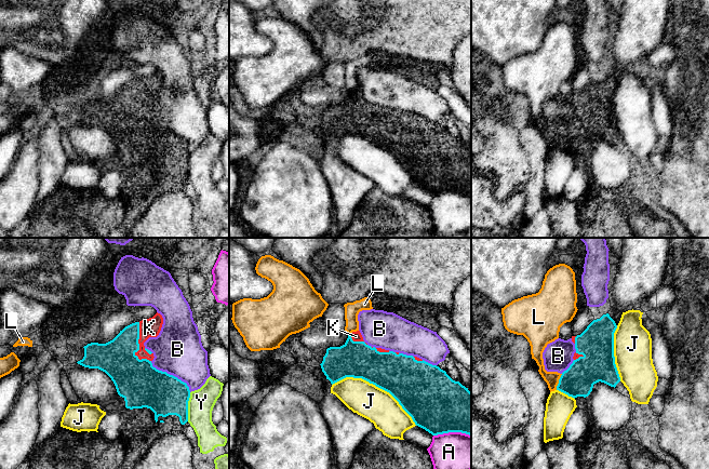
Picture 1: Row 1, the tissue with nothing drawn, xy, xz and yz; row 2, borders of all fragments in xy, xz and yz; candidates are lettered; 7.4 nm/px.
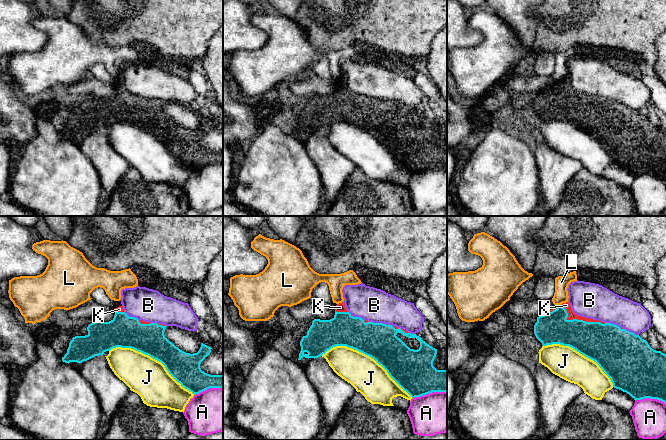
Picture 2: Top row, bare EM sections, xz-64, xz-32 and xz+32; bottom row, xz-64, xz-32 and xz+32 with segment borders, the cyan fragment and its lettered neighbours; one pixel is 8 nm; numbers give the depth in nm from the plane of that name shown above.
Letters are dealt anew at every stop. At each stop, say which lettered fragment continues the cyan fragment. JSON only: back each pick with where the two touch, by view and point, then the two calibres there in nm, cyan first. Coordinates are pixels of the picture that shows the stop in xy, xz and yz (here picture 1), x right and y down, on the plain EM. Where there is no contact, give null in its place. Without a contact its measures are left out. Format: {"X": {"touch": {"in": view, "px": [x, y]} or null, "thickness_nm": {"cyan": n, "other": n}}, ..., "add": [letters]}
{"K": {"touch": {"in": "xy", "px": [138, 104]}, "thickness_nm": {"cyan": 320, "other": 140}}, "add": ["K"]}

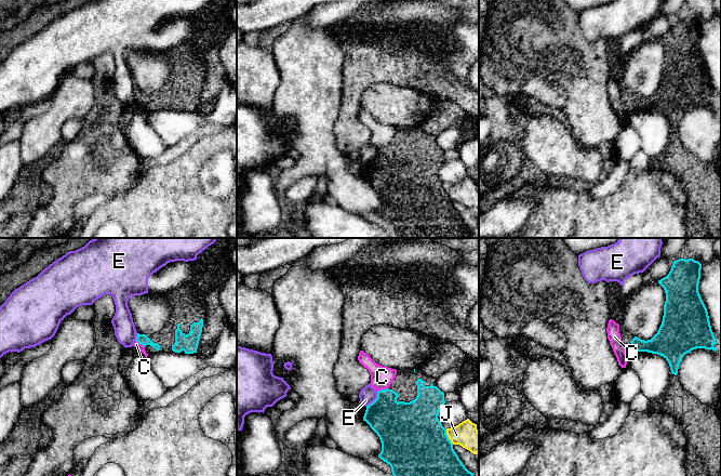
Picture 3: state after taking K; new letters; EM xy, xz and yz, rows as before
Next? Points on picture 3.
{"add": []}

